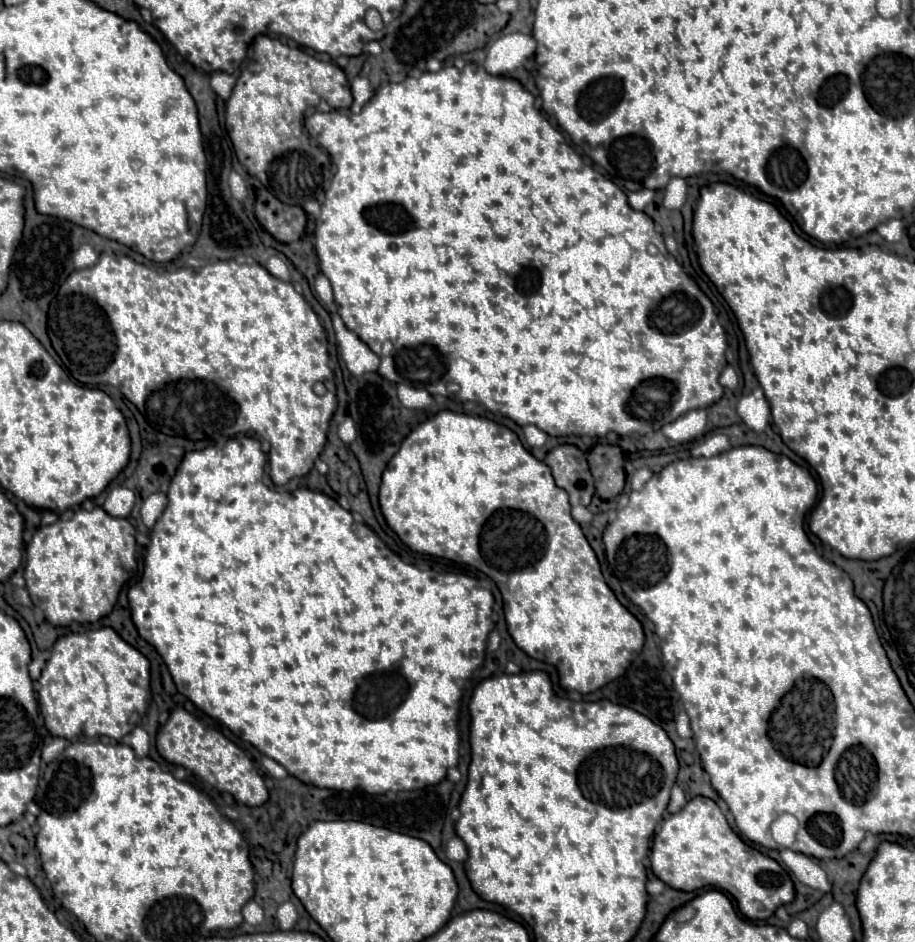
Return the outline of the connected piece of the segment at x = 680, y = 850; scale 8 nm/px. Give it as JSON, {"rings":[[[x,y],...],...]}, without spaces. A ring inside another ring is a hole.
{"rings":[[[708,797],[690,799],[678,813],[666,817],[654,835],[650,863],[654,875],[678,891],[718,887],[734,897],[738,909],[748,919],[768,919],[776,907],[794,899],[788,873],[770,857],[746,847],[730,829],[720,807]]]}

